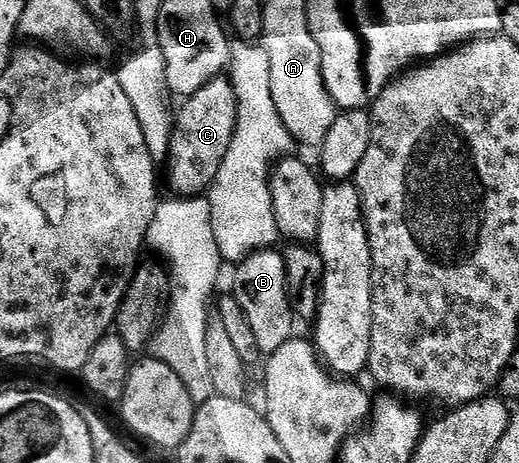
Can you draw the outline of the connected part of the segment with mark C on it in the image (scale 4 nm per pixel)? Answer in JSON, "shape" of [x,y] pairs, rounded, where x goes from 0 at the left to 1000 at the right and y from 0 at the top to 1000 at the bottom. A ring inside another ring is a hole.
{"shape":[[[420,164],[349,227],[355,229],[347,246],[337,246],[326,300],[324,400],[341,425],[382,425],[399,419],[414,395],[428,343],[435,343],[435,326],[443,326],[457,248],[451,188],[437,164]]]}

